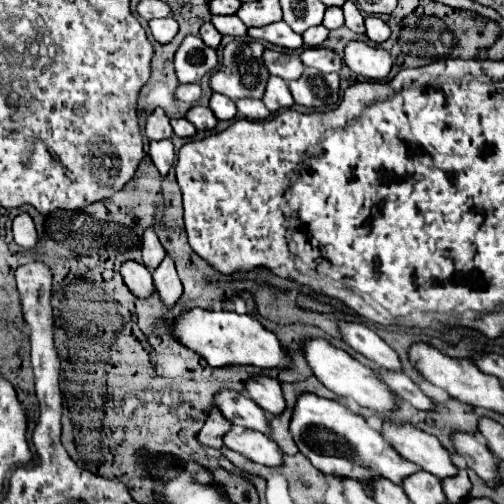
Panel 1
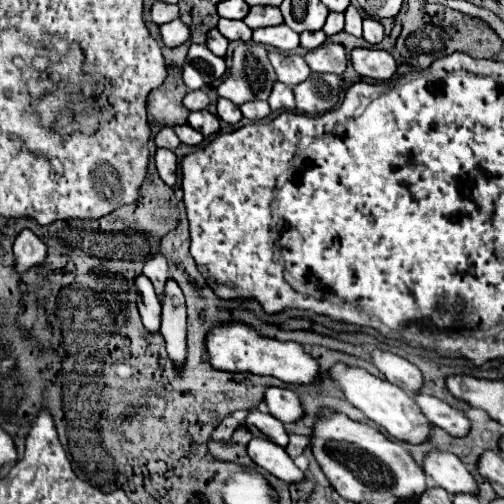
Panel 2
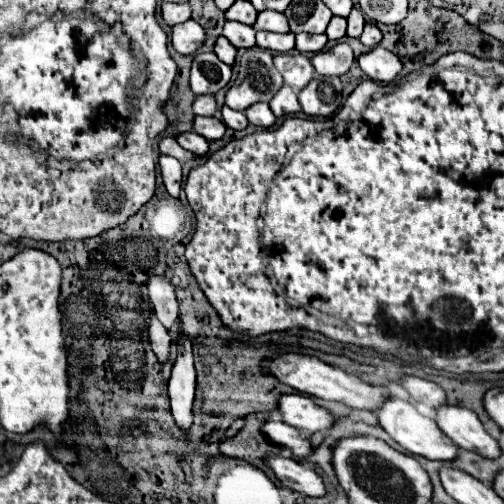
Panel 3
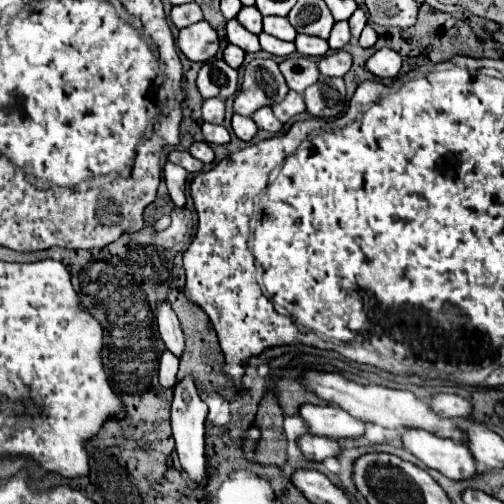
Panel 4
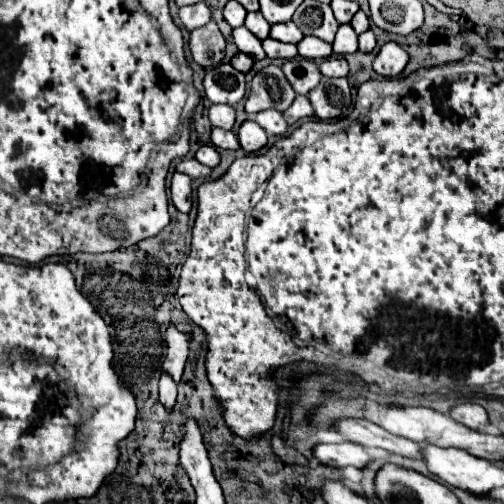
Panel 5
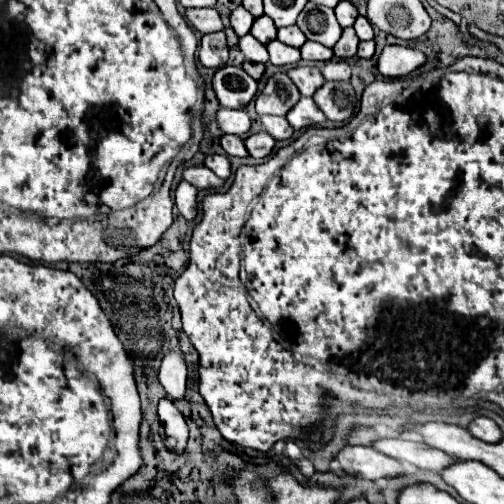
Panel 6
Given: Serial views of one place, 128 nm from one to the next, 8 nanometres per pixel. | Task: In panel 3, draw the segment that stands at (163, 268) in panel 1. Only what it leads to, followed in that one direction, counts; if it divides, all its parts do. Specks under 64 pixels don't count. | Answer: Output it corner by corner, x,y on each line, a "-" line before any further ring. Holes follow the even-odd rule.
180,336
178,358
172,368
168,394
170,394
170,404
172,404
170,412
174,416
176,426
184,434
188,434
190,426
194,424
194,418
192,418
194,392
196,392
196,370
192,362
192,348
190,348
190,340

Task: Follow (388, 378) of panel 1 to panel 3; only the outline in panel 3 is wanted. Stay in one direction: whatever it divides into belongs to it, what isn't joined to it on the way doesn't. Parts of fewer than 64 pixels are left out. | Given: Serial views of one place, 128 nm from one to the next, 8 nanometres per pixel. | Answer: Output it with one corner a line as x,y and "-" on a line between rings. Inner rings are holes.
444,406
438,408
438,426
440,430
460,448
476,452
484,458
498,458
502,454
498,440
490,436
478,416
460,406

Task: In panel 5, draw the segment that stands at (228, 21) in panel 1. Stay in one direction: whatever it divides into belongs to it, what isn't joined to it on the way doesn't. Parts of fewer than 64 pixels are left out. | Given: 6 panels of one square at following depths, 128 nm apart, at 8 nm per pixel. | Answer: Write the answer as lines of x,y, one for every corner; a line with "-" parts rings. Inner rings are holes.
244,26
236,28
236,30
234,30
234,42
236,42
236,46
238,46
240,52
252,56
254,60
266,58
264,50
262,50
262,42
260,42
248,28
244,28

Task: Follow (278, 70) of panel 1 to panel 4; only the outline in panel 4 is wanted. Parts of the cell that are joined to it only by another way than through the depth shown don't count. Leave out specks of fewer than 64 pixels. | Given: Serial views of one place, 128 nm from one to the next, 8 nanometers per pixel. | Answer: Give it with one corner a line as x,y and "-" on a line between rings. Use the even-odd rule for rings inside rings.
306,56
286,58
280,64
280,70
282,70
290,90
296,90
298,94
302,94
308,86
312,86
318,80
318,76
320,76
316,60
306,58

